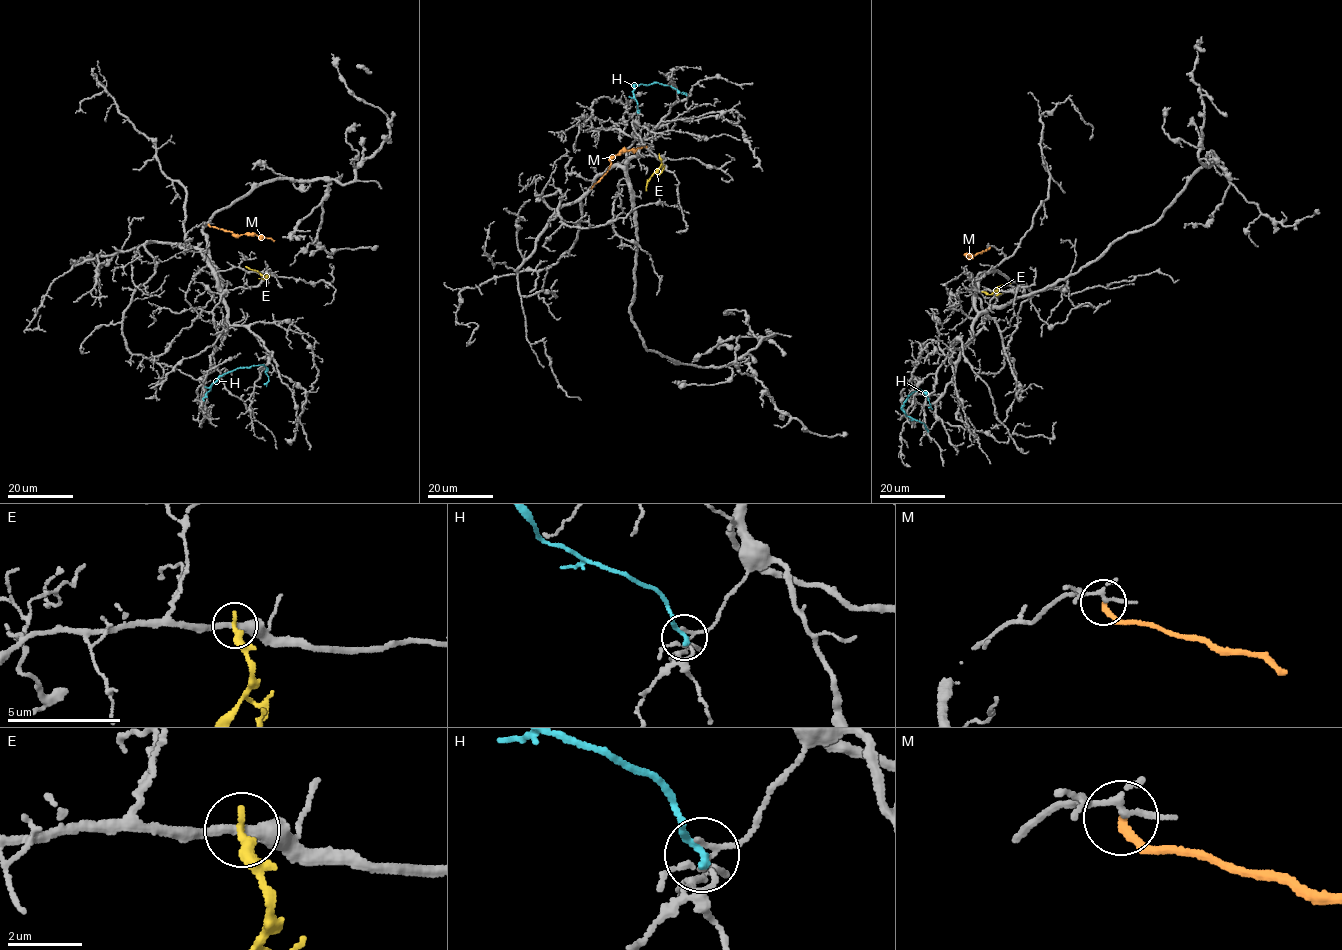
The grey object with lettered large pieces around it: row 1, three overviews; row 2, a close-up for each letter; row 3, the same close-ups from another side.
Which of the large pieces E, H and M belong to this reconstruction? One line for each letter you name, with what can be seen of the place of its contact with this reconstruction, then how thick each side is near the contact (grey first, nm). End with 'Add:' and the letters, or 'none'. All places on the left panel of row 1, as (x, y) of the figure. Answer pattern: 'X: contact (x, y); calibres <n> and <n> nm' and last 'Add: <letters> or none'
Add: none

